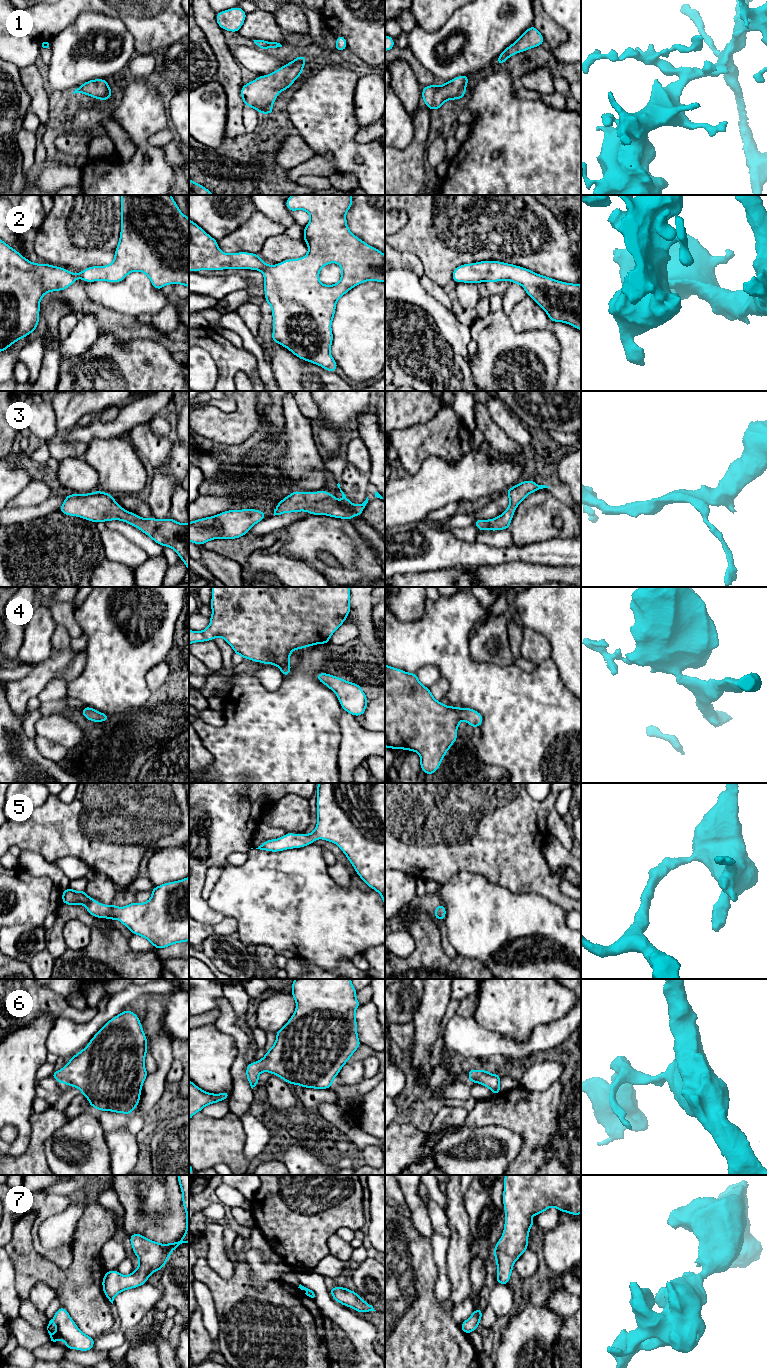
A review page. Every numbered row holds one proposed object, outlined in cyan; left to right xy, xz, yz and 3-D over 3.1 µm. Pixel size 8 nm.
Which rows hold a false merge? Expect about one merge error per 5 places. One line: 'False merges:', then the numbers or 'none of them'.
False merges: none of them

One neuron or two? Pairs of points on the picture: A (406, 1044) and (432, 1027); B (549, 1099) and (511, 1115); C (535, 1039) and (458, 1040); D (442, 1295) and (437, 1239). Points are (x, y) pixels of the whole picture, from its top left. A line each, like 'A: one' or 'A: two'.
A: two
B: one
C: one
D: one

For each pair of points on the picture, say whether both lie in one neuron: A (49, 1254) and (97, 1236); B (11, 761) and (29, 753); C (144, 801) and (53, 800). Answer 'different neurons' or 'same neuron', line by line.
A: different neurons
B: same neuron
C: same neuron

